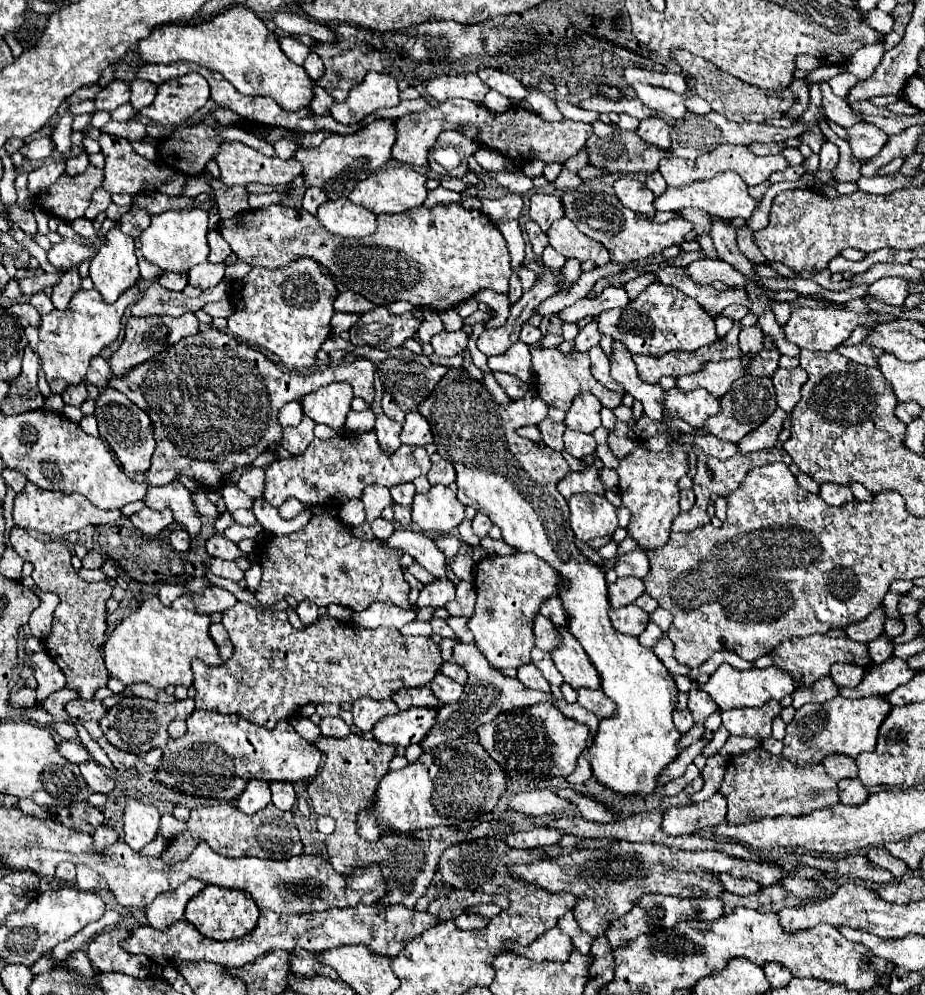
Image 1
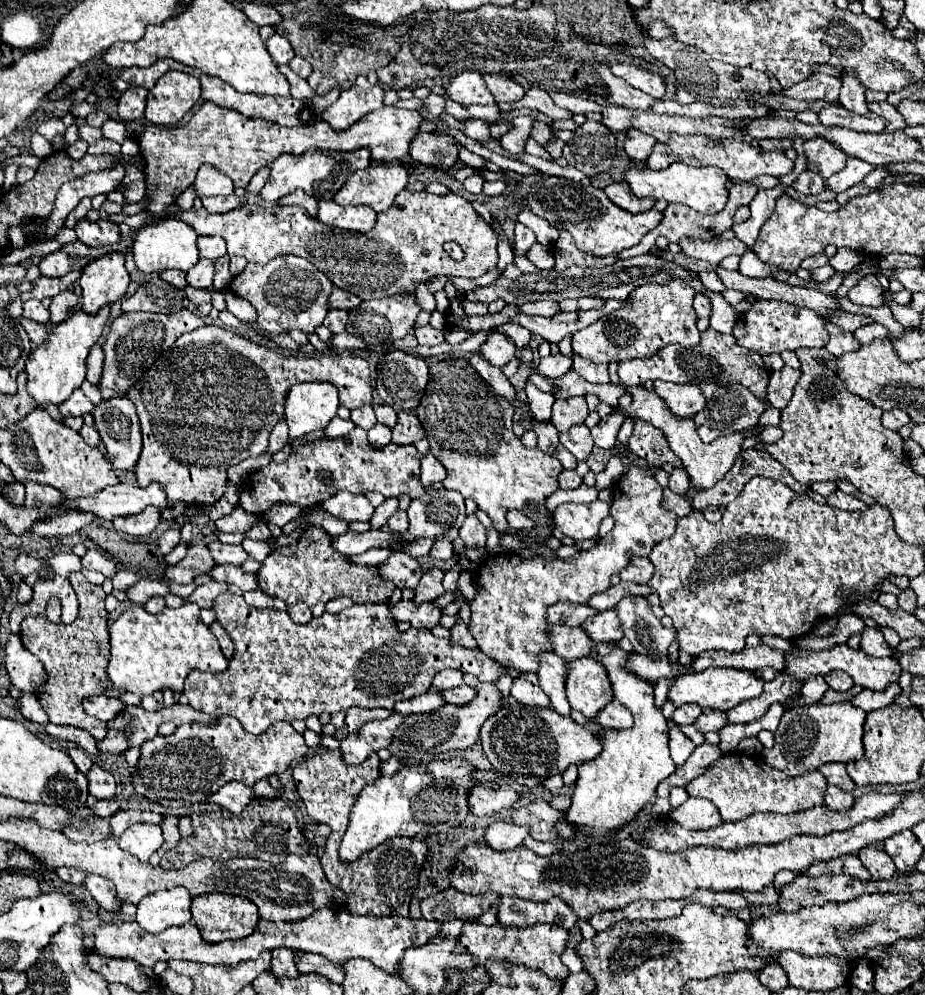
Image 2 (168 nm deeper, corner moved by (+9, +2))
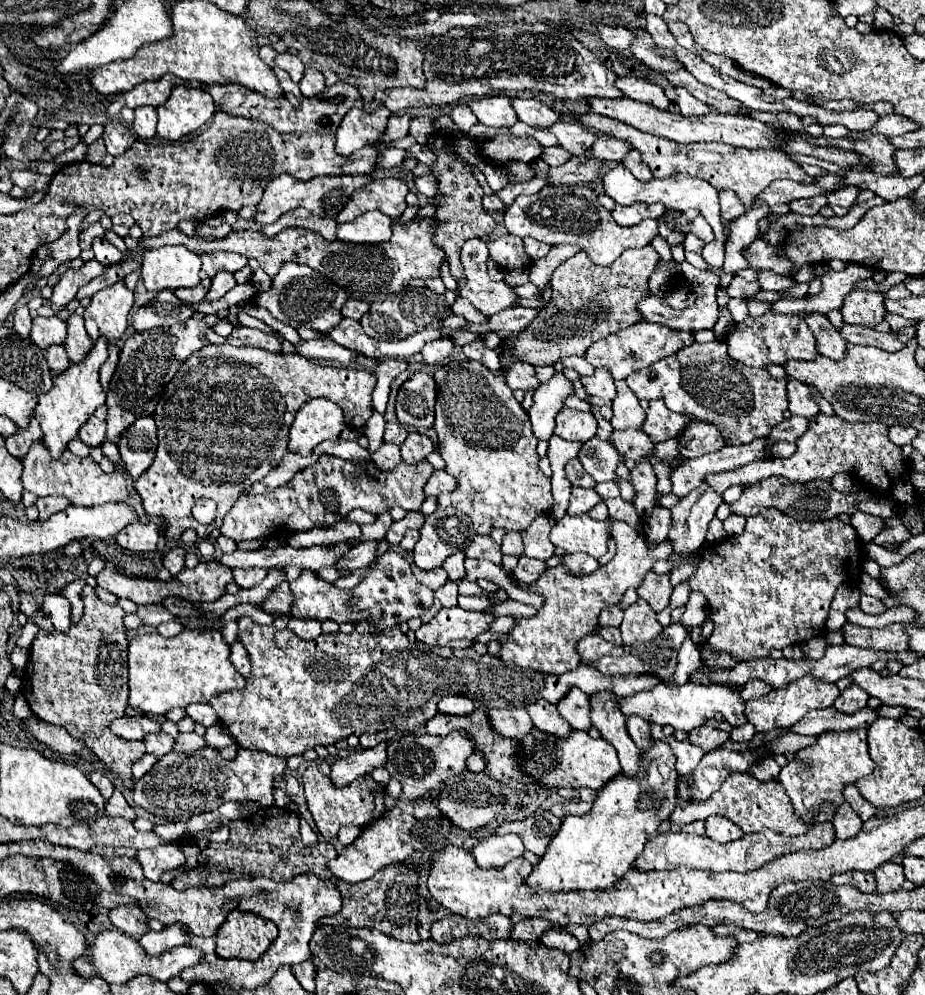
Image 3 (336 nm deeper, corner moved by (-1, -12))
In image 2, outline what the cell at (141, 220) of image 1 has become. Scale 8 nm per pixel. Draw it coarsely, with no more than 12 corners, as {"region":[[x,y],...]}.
{"region":[[81,219],[77,239],[89,247],[111,245],[121,237],[119,225]]}

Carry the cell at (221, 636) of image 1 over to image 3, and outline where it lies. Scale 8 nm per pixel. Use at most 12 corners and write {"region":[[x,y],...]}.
{"region":[[241,641],[231,645],[231,663],[243,677],[249,677],[247,649]]}

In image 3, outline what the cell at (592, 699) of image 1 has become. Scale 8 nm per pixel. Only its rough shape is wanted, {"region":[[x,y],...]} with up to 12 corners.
{"region":[[639,717],[627,719],[631,739],[639,749],[653,745],[651,727]]}

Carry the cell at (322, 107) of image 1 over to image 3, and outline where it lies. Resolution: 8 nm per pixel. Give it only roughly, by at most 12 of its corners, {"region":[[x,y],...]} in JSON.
{"region":[[273,67],[273,73],[279,79],[283,89],[283,97],[299,105],[299,99],[303,97],[299,91],[299,85],[289,79],[289,75]]}

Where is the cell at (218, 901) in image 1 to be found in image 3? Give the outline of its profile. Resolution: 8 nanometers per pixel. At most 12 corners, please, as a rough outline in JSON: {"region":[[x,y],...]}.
{"region":[[231,911],[215,937],[219,957],[257,961],[277,927]]}

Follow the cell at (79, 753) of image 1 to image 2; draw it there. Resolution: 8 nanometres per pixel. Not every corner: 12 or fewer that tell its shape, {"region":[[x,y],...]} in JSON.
{"region":[[79,747],[67,749],[77,769],[87,773],[93,759]]}

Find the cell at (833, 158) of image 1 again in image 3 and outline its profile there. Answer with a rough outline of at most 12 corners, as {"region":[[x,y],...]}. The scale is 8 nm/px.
{"region":[[825,195],[789,203],[791,213],[817,215],[827,205]]}

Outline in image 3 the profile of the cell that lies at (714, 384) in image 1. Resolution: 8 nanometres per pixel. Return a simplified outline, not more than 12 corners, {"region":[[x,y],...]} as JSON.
{"region":[[659,399],[649,403],[639,429],[653,443],[677,437],[689,419]]}

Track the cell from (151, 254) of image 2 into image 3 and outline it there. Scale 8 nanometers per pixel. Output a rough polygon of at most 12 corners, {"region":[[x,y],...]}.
{"region":[[183,245],[143,253],[147,291],[195,287],[201,259]]}

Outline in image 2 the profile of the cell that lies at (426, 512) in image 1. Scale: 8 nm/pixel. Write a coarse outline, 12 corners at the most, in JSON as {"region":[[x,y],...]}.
{"region":[[425,489],[407,509],[413,537],[439,537],[465,519],[457,491]]}

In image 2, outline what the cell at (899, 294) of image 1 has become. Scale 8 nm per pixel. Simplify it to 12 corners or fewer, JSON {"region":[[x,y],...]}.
{"region":[[865,275],[847,297],[857,305],[885,305],[877,277]]}

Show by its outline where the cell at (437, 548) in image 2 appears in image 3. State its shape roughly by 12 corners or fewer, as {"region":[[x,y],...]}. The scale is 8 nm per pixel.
{"region":[[463,553],[451,555],[443,569],[455,583],[465,579]]}

